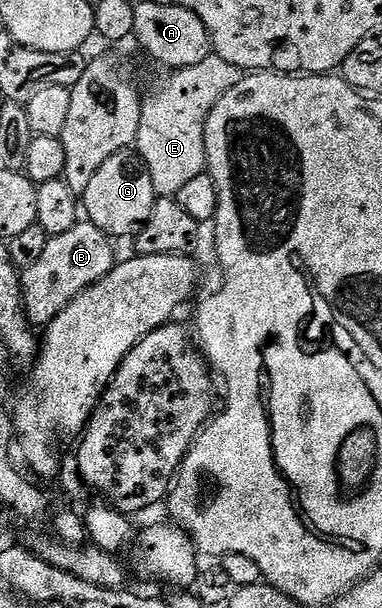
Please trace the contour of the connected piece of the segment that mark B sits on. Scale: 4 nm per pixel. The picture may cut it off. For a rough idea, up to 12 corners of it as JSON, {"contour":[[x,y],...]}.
{"contour":[[79,222],[25,269],[31,325],[54,321],[114,269],[115,241]]}

